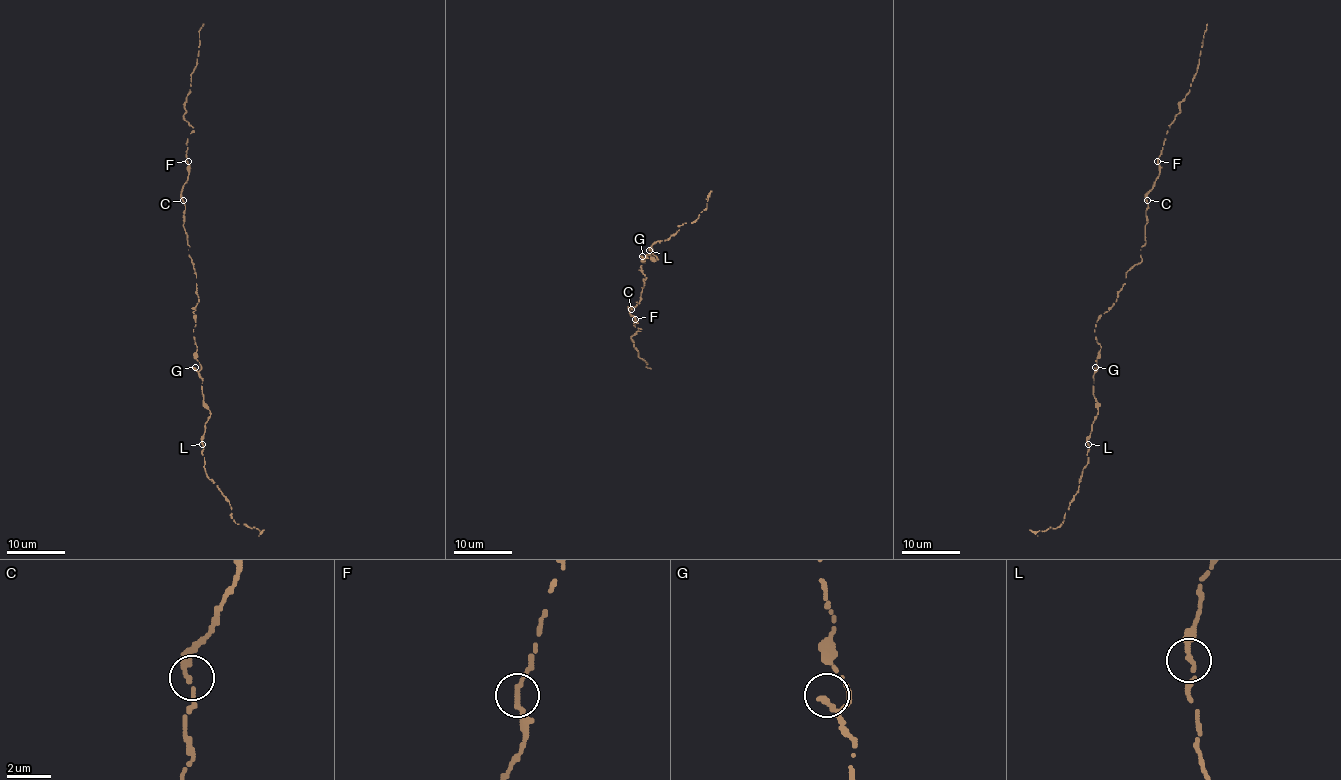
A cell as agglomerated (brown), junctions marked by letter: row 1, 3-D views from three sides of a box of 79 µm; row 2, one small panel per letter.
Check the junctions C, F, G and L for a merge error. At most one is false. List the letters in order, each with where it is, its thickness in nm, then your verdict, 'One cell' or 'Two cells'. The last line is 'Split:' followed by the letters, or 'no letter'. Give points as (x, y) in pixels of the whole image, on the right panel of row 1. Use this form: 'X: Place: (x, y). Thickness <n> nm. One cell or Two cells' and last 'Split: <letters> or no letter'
C: Place: (1147, 200). Thickness 220 nm. One cell
F: Place: (1157, 161). Thickness 200 nm. One cell
G: Place: (1095, 367). Thickness 200 nm. One cell
L: Place: (1088, 444). Thickness 220 nm. One cell
Split: no letter

